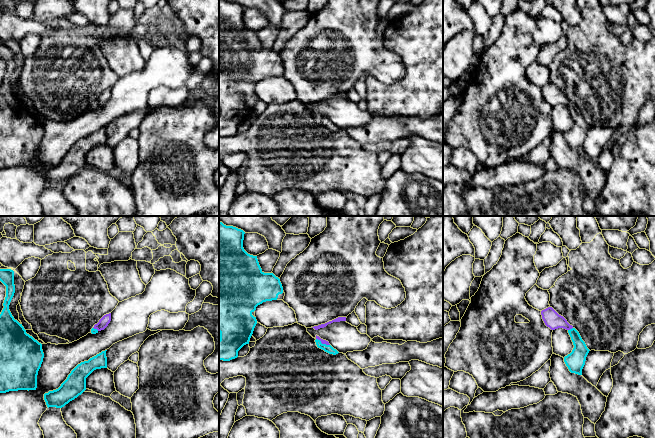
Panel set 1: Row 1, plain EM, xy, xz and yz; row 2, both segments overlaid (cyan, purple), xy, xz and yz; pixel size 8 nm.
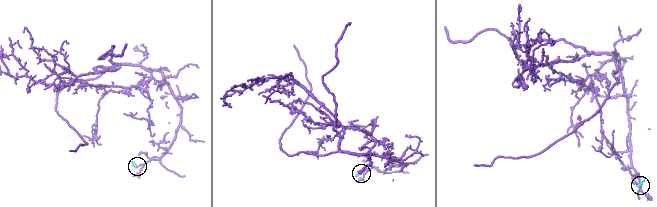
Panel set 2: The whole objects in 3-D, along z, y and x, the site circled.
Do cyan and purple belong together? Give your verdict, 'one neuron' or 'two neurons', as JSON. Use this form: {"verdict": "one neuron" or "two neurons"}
{"verdict": "one neuron"}

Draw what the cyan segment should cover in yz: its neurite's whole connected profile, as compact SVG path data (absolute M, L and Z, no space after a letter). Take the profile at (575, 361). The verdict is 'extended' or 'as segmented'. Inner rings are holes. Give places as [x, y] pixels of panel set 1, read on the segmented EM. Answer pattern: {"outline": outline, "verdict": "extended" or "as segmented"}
{"outline": "M552 307L542 310L541 315L545 325L551 330L563 328L568 331L574 348L570 354L564 357L564 362L571 373L582 375L582 369L585 365L586 357L590 350L582 340L579 332Z", "verdict": "extended"}

